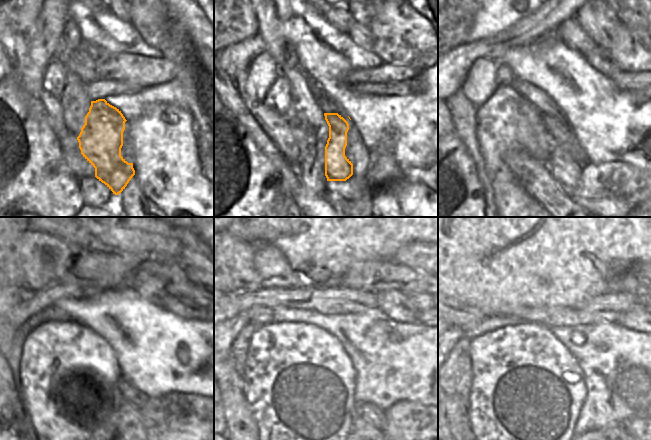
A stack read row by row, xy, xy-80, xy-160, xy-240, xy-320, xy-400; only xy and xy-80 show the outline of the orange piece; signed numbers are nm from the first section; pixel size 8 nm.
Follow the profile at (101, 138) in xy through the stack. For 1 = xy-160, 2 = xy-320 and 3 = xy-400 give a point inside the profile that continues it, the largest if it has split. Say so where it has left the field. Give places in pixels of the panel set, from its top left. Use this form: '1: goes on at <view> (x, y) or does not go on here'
1: goes on at xy-160 (565, 171)
2: goes on at xy-320 (359, 420)
3: does not go on here

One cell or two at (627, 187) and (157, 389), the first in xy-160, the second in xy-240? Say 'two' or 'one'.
two

